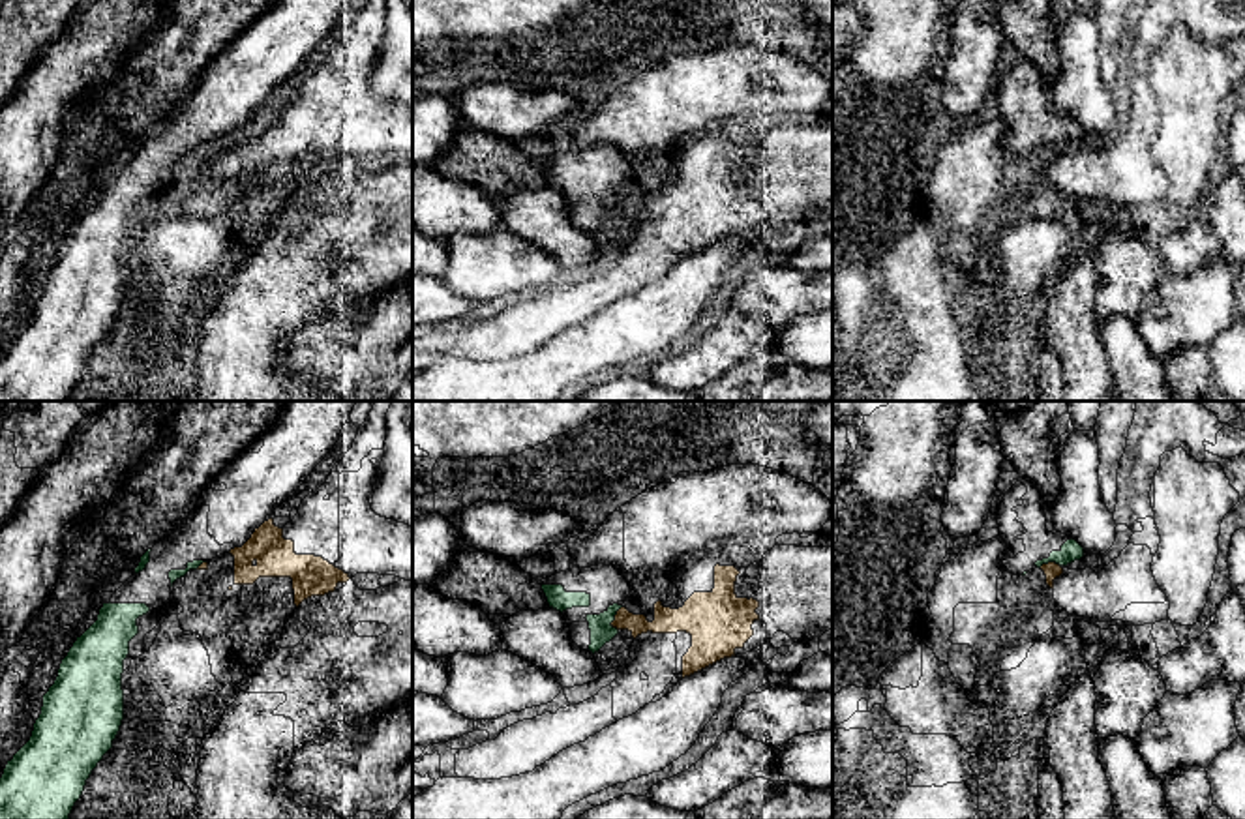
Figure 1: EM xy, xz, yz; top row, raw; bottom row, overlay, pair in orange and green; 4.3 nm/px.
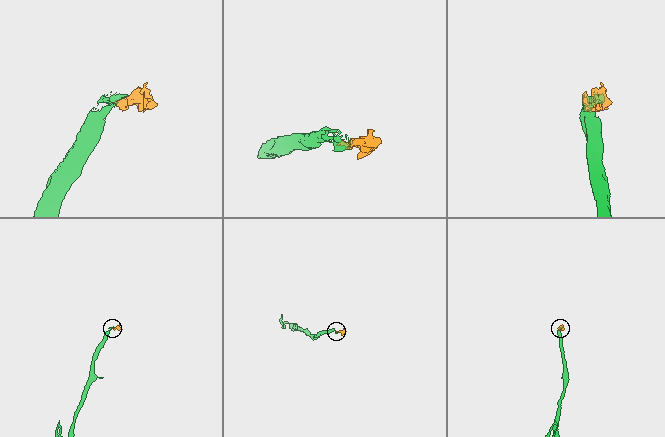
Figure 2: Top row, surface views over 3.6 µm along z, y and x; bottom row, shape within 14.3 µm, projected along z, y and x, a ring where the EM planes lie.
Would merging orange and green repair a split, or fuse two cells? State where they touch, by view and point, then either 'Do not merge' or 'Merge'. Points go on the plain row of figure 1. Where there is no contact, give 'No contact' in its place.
Touches orange at xz (615, 199). Do not merge

